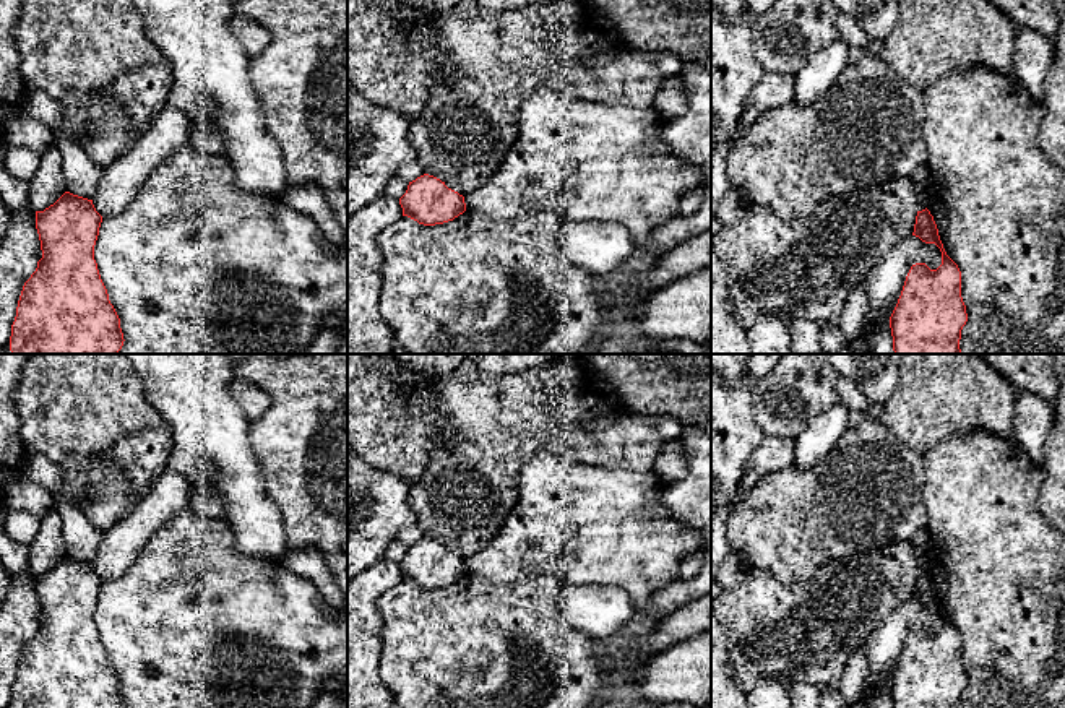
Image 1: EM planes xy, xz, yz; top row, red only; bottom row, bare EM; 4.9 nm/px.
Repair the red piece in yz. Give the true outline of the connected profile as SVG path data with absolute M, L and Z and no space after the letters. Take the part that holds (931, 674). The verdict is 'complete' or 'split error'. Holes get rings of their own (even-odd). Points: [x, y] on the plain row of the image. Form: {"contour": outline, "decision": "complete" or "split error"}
{"contour": "M917 575L914 596L942 615L942 628L930 633L925 627L911 630L898 667L890 680L893 708L959 708L968 685L961 661L961 635L946 619L933 580Z", "decision": "complete"}

